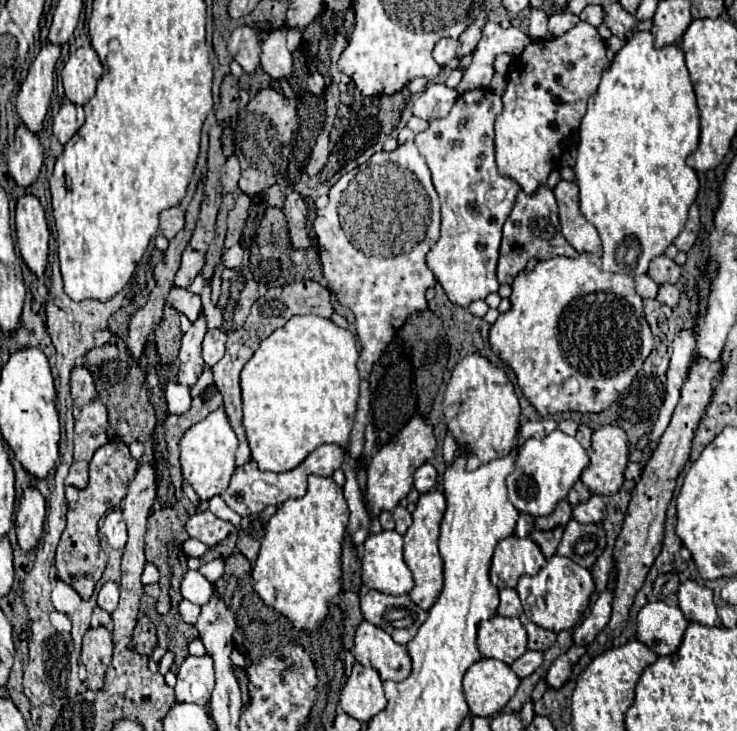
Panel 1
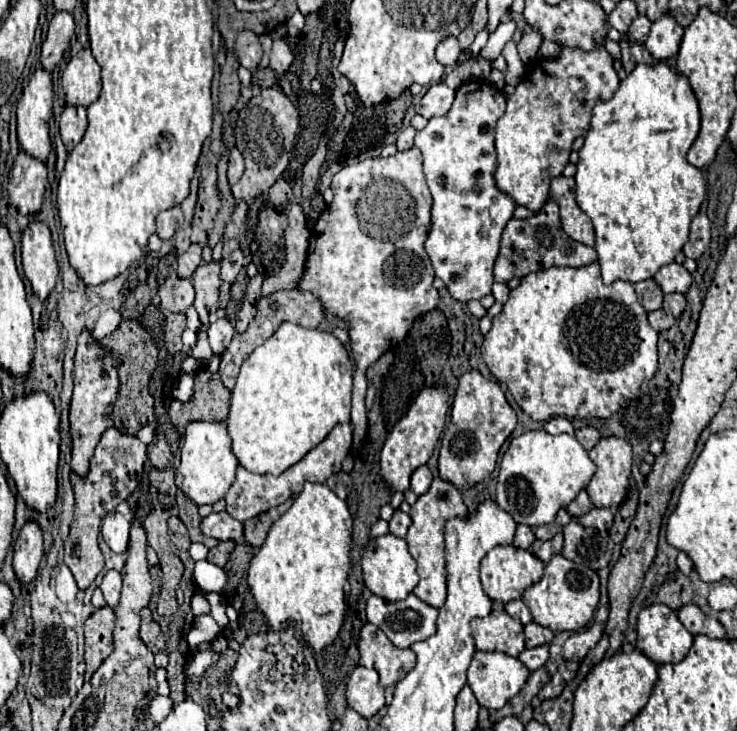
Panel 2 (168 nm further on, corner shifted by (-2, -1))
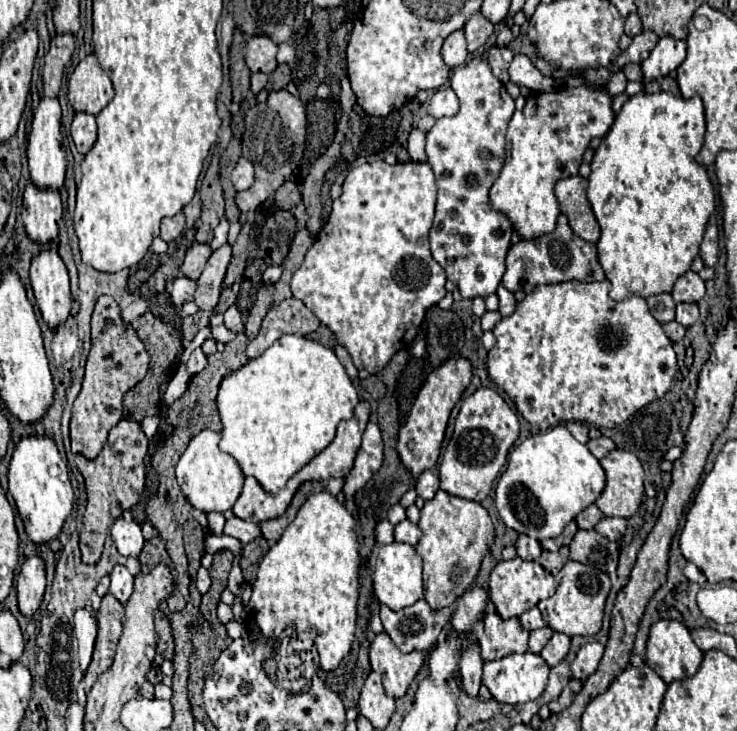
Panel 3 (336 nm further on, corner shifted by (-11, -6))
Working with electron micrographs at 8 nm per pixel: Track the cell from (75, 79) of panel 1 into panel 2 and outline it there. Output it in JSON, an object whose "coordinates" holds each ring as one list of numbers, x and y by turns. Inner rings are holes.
{"coordinates":[[81,49,65,67,61,87,69,105,89,107,101,93,101,67,91,55,91,49]]}

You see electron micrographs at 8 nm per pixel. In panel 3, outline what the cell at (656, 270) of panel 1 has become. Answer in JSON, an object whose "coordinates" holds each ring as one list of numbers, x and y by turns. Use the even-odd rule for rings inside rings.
{"coordinates":[[688,270,674,282,674,288,670,294,676,302,698,302,706,294,706,286,696,272]]}

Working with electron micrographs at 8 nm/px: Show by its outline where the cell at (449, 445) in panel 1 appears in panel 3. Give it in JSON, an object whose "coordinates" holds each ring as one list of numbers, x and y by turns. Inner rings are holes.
{"coordinates":[[438,490,436,498,424,504,418,526,422,538,416,544,416,552,424,560,424,598,432,610,452,606,470,588,480,570,480,562,494,538,492,520,478,502]]}

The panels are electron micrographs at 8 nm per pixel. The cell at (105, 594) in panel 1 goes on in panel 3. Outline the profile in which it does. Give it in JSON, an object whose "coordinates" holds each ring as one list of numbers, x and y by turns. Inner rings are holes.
{"coordinates":[[114,566,110,572,110,594,120,602,126,604,134,588,134,576,128,572,126,566]]}

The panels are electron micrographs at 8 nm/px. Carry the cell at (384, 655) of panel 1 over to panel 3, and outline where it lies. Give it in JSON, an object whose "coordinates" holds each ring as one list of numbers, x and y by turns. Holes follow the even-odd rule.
{"coordinates":[[380,632,370,646,370,664,372,670,382,674,386,694,400,698,406,694,414,676,422,668,424,654,418,650,404,654,386,632]]}

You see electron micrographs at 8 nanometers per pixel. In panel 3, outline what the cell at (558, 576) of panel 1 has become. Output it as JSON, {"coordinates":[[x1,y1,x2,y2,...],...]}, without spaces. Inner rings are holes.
{"coordinates":[[570,560,558,572,556,582,558,582,558,588,556,588,554,596,550,596,538,604,540,612,544,614,546,624,554,632,562,632,566,636,576,636,576,634,578,636,594,636,602,628,604,604,606,604,606,596,610,592,608,574,604,574,592,566,584,566,580,562]]}

